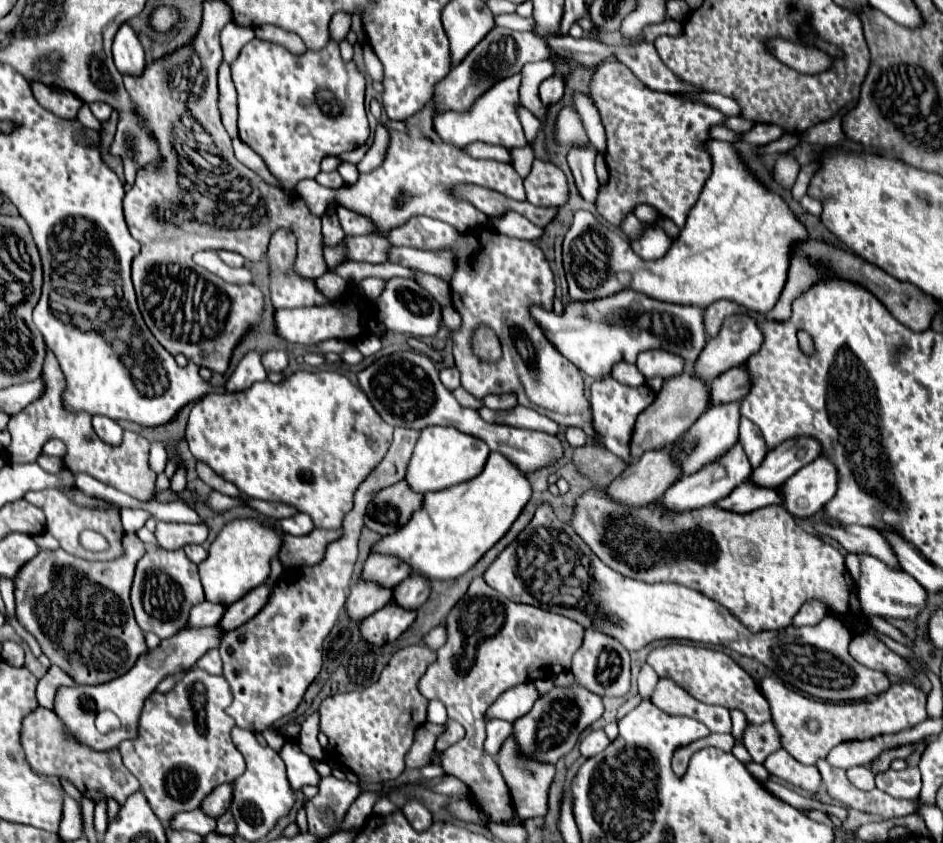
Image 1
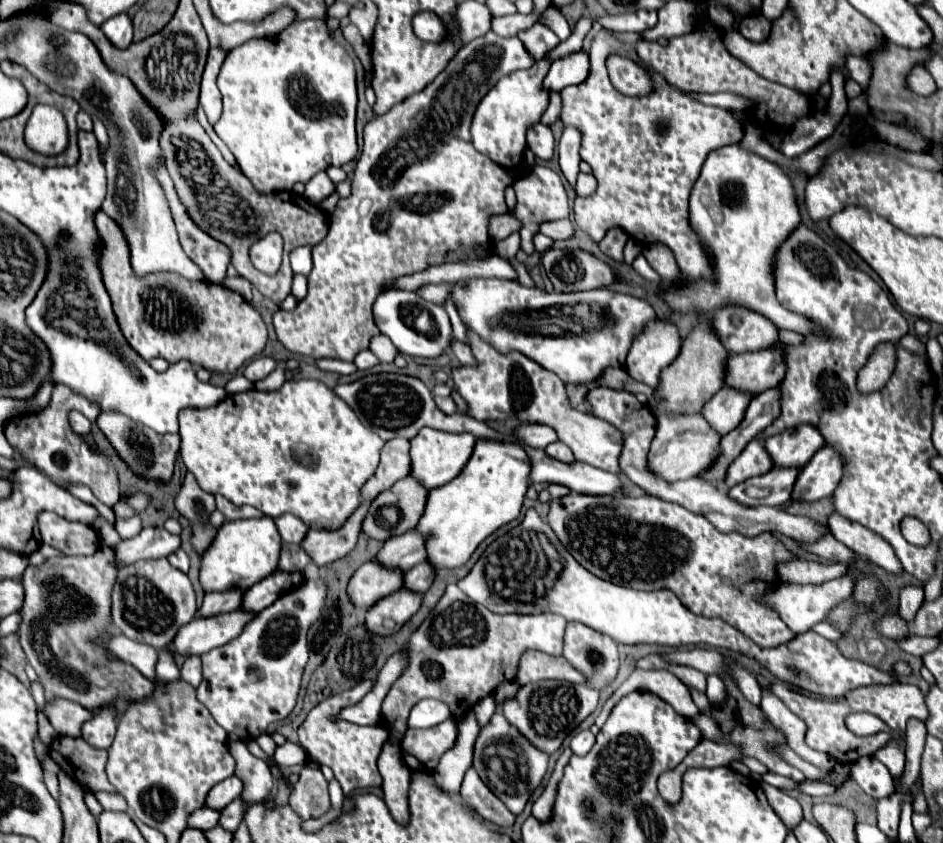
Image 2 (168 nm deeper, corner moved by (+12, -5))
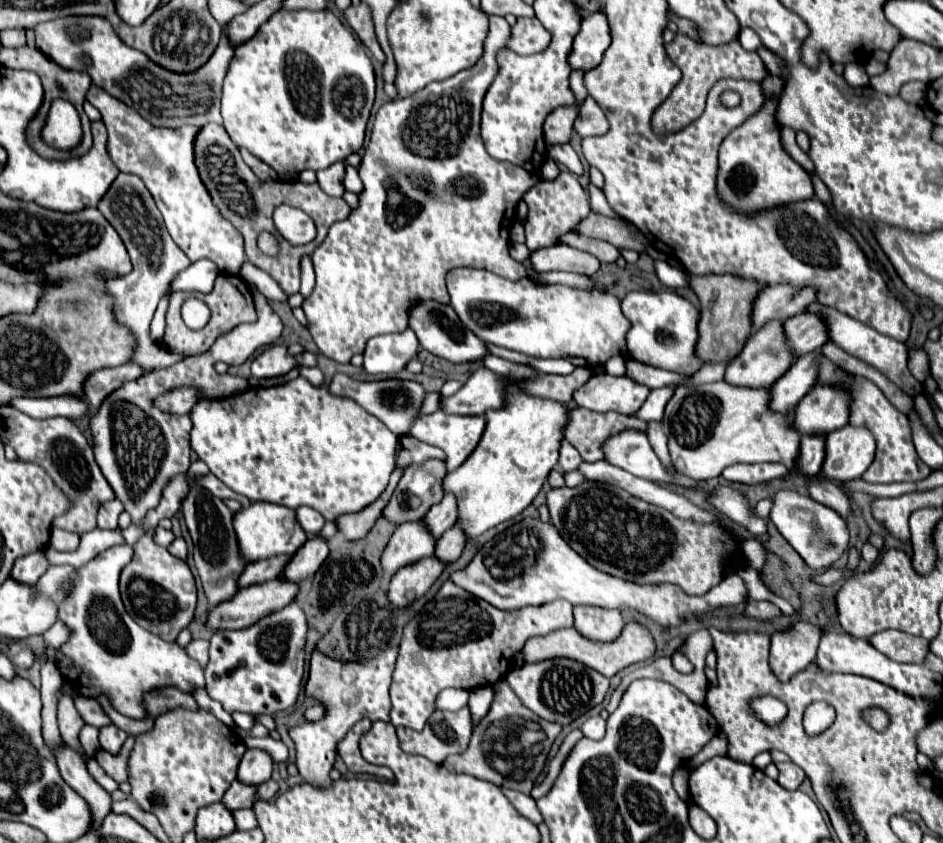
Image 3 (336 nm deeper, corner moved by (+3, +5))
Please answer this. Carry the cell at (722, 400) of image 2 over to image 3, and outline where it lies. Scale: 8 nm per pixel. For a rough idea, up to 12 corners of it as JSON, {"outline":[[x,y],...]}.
{"outline":[[780,320],[746,338],[726,382],[774,384],[794,362]]}

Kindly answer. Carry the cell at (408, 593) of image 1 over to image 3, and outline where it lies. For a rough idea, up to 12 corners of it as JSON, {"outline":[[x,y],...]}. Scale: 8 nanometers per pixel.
{"outline":[[460,524],[448,528],[436,544],[436,558],[458,560],[468,542]]}

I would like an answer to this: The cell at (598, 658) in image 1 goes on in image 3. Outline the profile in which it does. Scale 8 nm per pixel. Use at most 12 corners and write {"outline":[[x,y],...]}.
{"outline":[[574,606],[574,624],[590,640],[612,642],[624,618],[612,608]]}

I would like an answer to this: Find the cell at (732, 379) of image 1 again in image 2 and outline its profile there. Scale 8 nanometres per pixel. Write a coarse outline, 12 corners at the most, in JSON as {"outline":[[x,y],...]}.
{"outline":[[773,346],[733,354],[725,386],[751,396],[783,380],[783,358]]}

